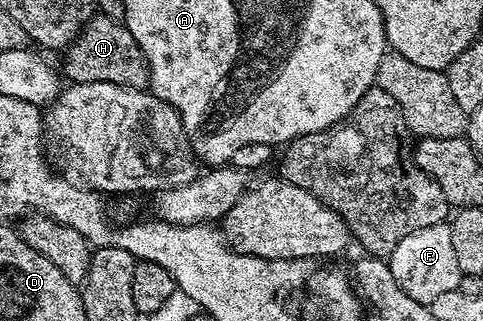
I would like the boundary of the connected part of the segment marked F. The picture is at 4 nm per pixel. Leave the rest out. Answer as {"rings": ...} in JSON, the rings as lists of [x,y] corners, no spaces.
{"rings":[[[447,222],[432,224],[429,228],[421,228],[417,232],[405,236],[397,248],[393,248],[389,265],[393,272],[393,280],[413,300],[430,304],[437,300],[437,296],[444,292],[453,292],[460,289],[461,280],[465,275],[462,268],[457,264],[457,256],[453,253],[453,236]]]}

